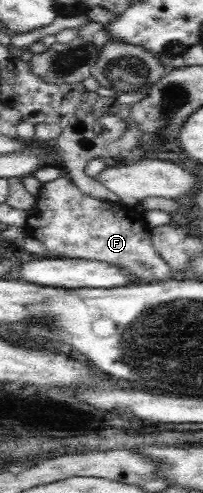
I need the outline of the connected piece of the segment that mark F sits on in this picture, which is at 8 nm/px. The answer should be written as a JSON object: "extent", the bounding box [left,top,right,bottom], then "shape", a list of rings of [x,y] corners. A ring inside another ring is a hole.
{"extent":[25,173,171,284],"shape":[[[64,173],[50,184],[37,186],[35,193],[37,200],[29,211],[25,233],[36,238],[50,257],[105,263],[136,284],[159,283],[171,278],[171,267],[153,246],[153,228],[146,223],[144,210],[90,196]]]}

